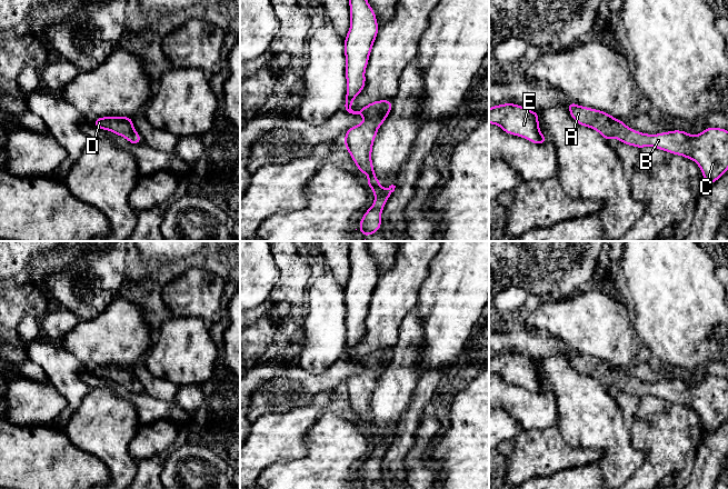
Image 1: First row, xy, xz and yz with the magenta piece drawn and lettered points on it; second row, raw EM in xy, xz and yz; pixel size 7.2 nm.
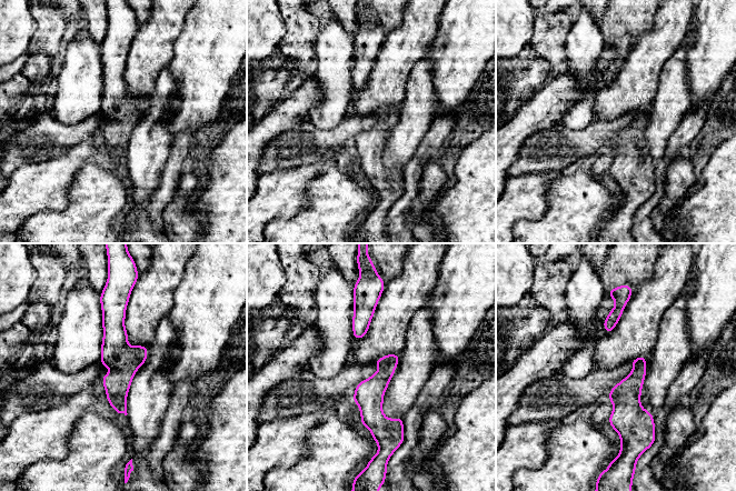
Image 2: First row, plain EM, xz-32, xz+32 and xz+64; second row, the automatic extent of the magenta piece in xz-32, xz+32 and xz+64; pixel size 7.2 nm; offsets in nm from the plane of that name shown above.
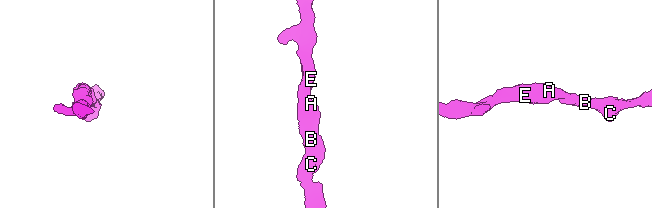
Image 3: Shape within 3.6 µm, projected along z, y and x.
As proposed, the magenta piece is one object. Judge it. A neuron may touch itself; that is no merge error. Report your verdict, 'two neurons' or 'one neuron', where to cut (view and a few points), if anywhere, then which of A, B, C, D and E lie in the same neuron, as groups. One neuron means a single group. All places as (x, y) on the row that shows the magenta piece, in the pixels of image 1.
one neuron | no cut | A B C D E

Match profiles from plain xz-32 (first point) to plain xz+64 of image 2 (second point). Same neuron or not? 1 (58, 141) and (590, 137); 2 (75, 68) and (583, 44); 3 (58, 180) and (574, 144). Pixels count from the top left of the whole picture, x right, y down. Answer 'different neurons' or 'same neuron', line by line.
1: same neuron
2: same neuron
3: different neurons

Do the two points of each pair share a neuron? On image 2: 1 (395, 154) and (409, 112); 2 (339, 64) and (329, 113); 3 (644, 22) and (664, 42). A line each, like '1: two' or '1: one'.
1: one
2: one
3: two

